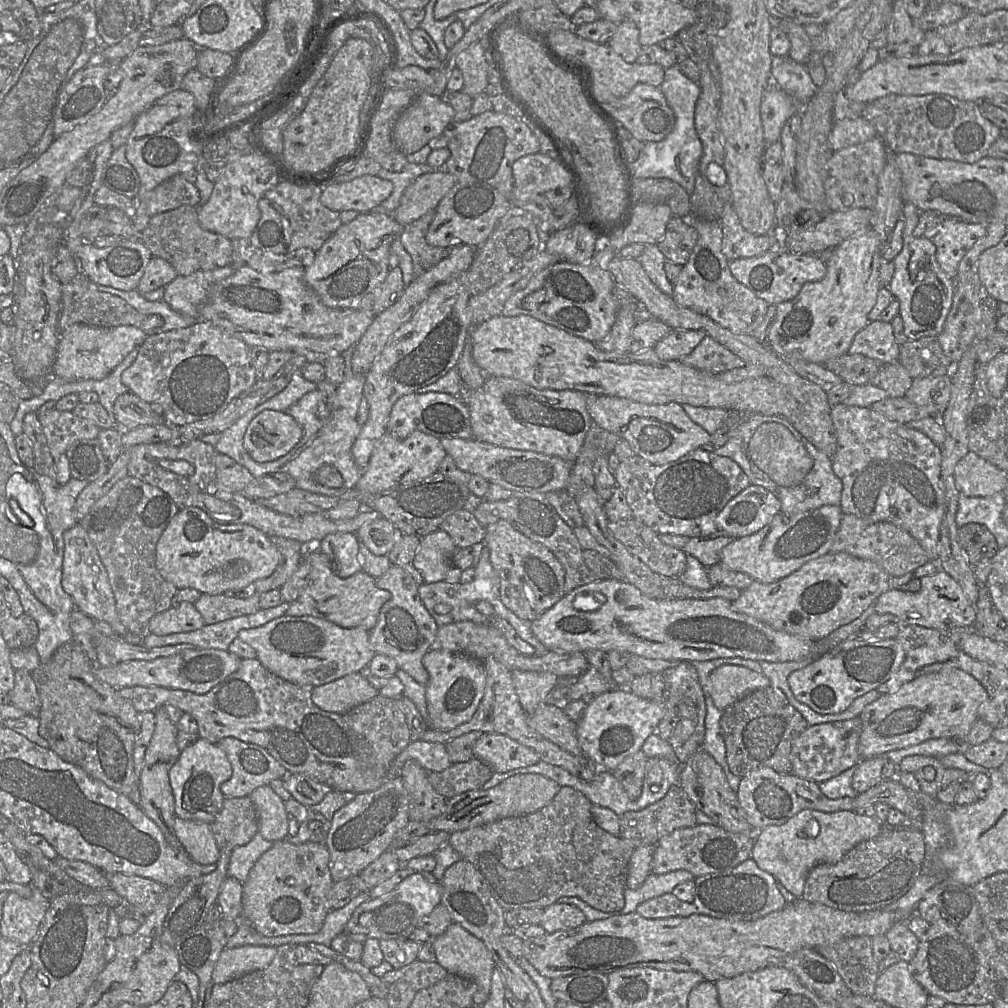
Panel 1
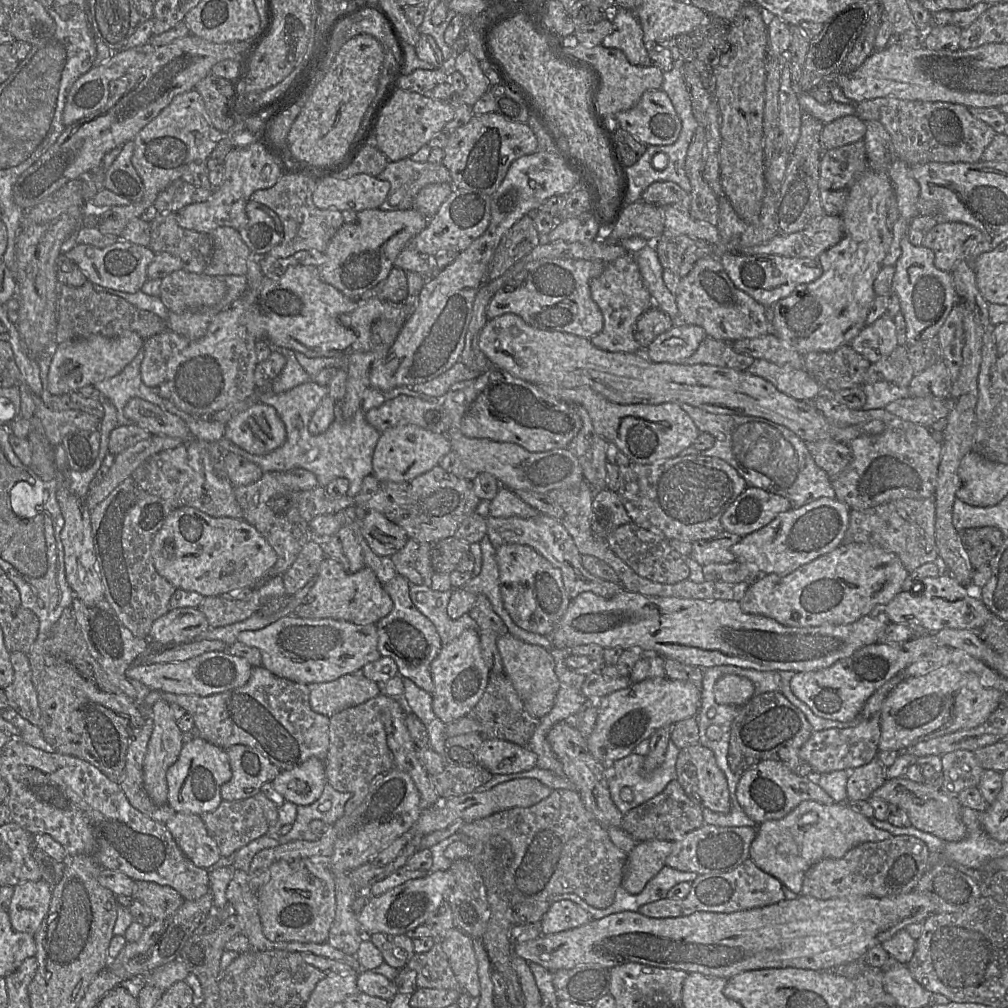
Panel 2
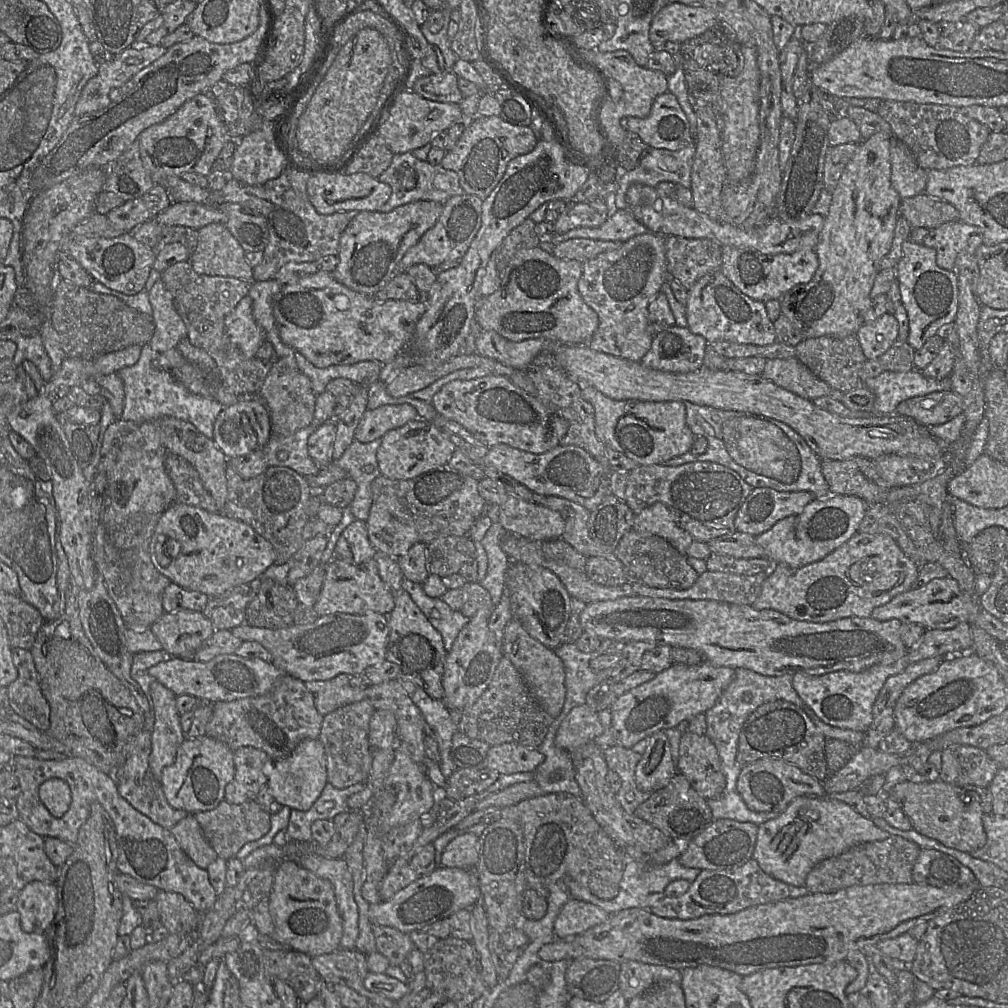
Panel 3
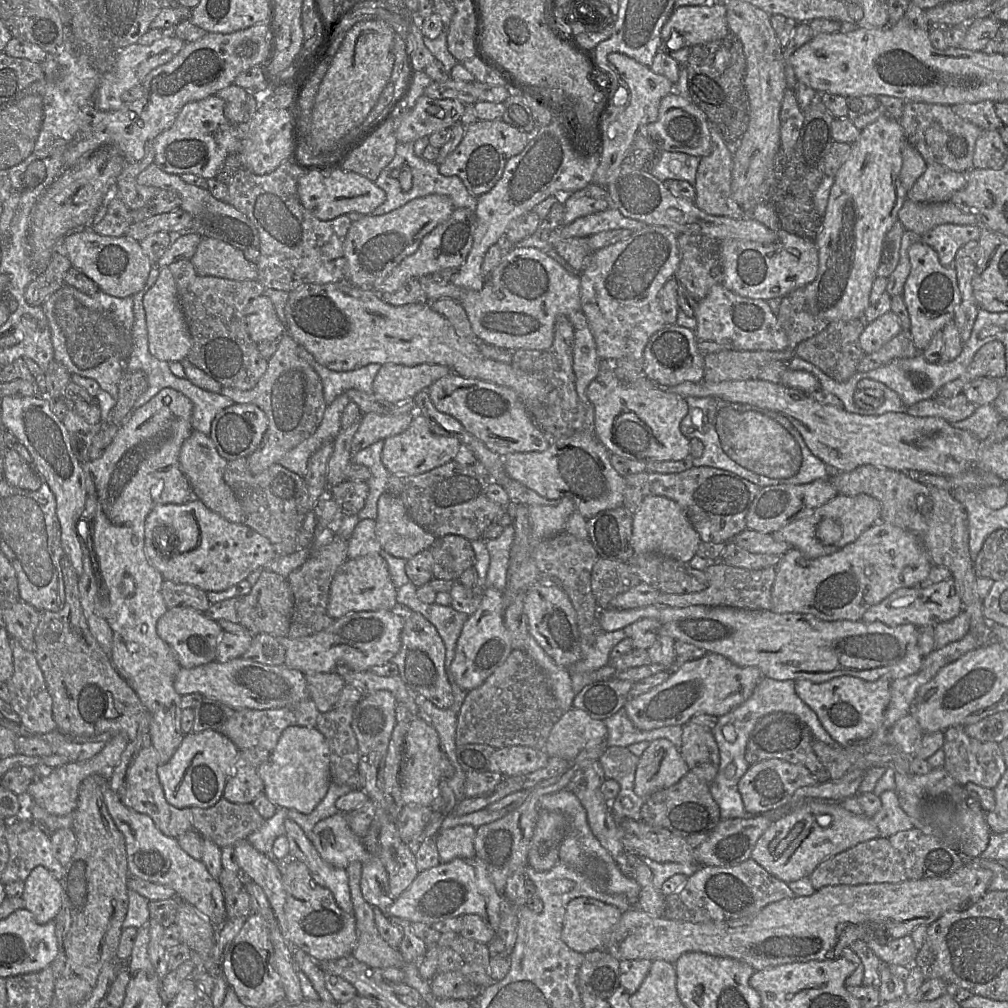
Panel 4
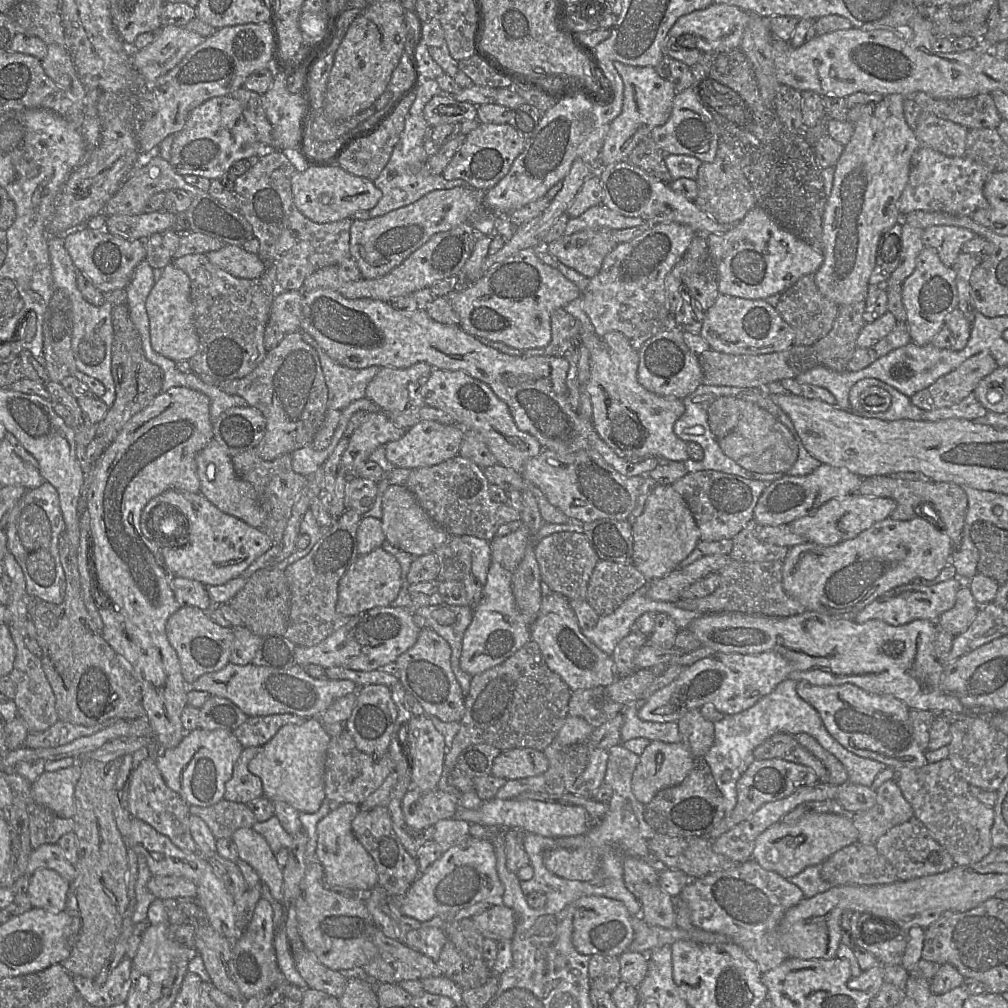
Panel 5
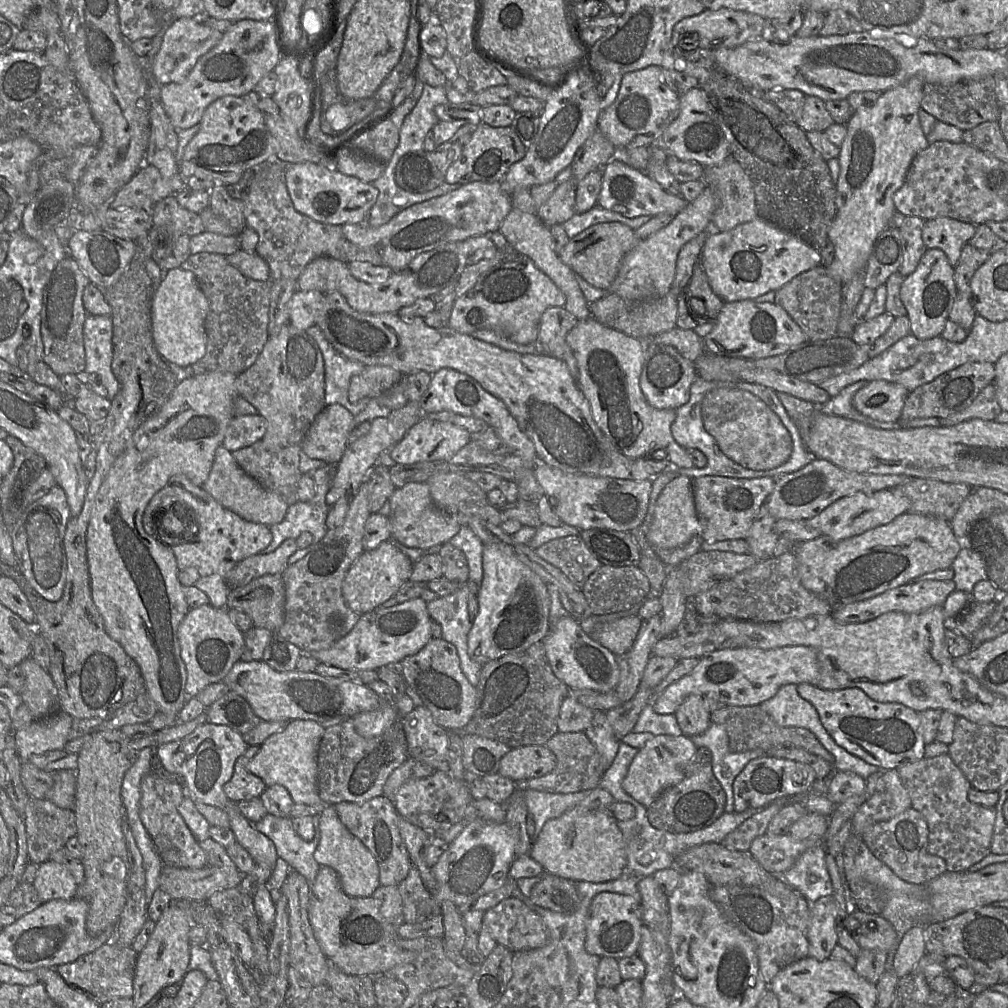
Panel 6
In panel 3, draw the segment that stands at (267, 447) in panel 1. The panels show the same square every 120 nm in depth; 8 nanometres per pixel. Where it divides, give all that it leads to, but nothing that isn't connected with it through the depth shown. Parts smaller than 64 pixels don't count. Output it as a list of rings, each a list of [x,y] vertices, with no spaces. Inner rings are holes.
[[[240,399],[219,413],[214,423],[213,434],[214,443],[227,459],[263,449],[272,434],[270,412],[260,400]]]

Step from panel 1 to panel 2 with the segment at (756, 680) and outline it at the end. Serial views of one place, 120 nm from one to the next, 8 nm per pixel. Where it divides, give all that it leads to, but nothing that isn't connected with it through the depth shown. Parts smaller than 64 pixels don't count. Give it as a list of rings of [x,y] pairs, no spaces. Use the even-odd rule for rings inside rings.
[[[725,675],[714,685],[714,698],[718,704],[741,706],[754,696],[754,685],[746,677]]]

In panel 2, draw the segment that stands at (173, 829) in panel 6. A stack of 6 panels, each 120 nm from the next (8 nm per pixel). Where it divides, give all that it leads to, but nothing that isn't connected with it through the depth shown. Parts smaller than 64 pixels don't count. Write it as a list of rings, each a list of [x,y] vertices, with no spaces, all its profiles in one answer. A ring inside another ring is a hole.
[[[149,718],[128,747],[124,778],[119,785],[134,808],[165,824],[176,811],[168,804],[156,805],[146,793],[143,782],[143,763],[152,730],[153,724]]]

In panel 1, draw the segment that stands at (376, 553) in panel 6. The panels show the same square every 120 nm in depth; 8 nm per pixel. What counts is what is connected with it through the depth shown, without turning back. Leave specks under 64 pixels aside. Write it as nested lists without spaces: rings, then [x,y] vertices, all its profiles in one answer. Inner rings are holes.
[[[316,545],[304,550],[303,560],[307,561],[310,565],[308,583],[300,596],[290,603],[285,615],[313,616],[328,620],[343,628],[364,628],[371,631],[376,625],[381,607],[391,598],[390,592],[379,589],[376,585],[376,579],[363,571],[357,572],[348,578],[338,577],[332,570],[331,561],[328,556],[317,549]]]

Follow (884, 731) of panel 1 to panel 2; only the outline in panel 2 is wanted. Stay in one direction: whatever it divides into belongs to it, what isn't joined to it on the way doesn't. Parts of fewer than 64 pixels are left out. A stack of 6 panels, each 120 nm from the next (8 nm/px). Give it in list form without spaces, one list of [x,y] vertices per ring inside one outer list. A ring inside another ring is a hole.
[[[953,664],[939,667],[922,676],[906,678],[888,694],[882,703],[878,749],[904,751],[918,741],[976,727],[985,722],[1001,702],[1002,694],[998,690],[982,685],[975,673],[960,671]]]

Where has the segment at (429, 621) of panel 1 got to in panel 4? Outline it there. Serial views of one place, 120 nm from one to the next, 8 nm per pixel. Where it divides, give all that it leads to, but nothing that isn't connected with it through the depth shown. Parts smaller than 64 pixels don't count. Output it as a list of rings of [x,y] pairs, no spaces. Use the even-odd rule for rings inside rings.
[[[412,612],[405,618],[401,631],[401,647],[390,662],[398,667],[398,675],[407,689],[423,696],[440,709],[450,708],[454,697],[445,670],[445,644],[436,628],[420,613]]]

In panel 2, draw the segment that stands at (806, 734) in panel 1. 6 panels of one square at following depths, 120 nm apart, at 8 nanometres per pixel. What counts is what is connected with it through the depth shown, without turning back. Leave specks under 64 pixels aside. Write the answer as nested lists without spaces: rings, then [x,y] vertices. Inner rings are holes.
[[[898,673],[876,690],[866,701],[861,711],[861,722],[857,726],[813,731],[799,751],[800,757],[811,766],[813,775],[835,770],[852,770],[869,763],[877,757],[879,751],[878,742],[881,736],[880,717],[882,703],[888,694],[903,680],[905,680],[904,674]]]

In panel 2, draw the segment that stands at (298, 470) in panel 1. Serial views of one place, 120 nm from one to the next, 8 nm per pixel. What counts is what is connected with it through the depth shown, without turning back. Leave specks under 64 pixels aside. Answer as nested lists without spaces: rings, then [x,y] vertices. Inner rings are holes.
[[[309,381],[305,384],[294,387],[285,393],[274,393],[272,390],[262,391],[259,394],[259,403],[270,405],[276,409],[279,417],[285,425],[287,435],[286,441],[282,446],[268,454],[251,454],[251,460],[247,457],[244,458],[257,464],[264,473],[283,472],[296,468],[308,470],[316,475],[319,486],[324,488],[326,488],[330,481],[336,478],[346,478],[350,482],[347,495],[354,497],[360,491],[363,479],[373,473],[373,455],[382,433],[380,433],[366,421],[365,412],[362,410],[362,408],[356,412],[352,419],[344,420],[342,416],[341,405],[337,403],[335,406],[336,419],[333,421],[333,423],[325,432],[319,435],[312,435],[309,432],[309,423],[320,402],[327,395],[329,395],[327,386],[321,386],[314,381]]]

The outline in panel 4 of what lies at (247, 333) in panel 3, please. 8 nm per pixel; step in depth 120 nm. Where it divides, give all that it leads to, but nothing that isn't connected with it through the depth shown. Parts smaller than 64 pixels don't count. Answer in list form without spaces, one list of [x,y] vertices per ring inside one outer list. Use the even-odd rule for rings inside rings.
[[[265,295],[254,298],[245,310],[245,320],[251,339],[257,344],[265,340],[279,340],[286,333],[274,309],[272,301]]]

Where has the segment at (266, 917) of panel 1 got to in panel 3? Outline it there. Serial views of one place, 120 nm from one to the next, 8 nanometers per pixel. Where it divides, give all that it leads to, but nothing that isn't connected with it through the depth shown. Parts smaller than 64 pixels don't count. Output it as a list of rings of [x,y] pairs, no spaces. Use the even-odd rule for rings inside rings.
[[[286,859],[274,871],[268,896],[269,912],[274,923],[274,940],[311,958],[340,949],[343,922],[338,912],[333,885],[303,868],[293,859]]]

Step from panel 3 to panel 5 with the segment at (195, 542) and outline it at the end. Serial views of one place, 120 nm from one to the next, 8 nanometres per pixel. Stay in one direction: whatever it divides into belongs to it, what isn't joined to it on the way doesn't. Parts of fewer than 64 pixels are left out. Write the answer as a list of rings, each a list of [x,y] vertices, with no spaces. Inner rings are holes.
[[[169,489],[153,497],[141,514],[143,535],[152,539],[151,534],[153,531],[159,533],[161,520],[166,516],[178,517],[181,529],[174,535],[173,542],[161,545],[161,554],[166,566],[175,577],[195,580],[205,586],[222,585],[243,576],[245,570],[273,546],[272,540],[263,531],[220,511],[200,492],[189,493]]]

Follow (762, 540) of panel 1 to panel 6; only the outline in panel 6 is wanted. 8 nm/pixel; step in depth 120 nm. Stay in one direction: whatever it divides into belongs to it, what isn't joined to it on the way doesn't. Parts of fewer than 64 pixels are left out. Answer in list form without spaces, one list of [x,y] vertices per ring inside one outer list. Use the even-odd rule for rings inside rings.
[[[892,489],[874,493],[856,492],[836,500],[817,516],[805,520],[805,523],[807,526],[819,530],[822,535],[833,539],[844,539],[888,524],[899,515],[908,512],[910,506],[911,502],[907,497],[895,494]]]

